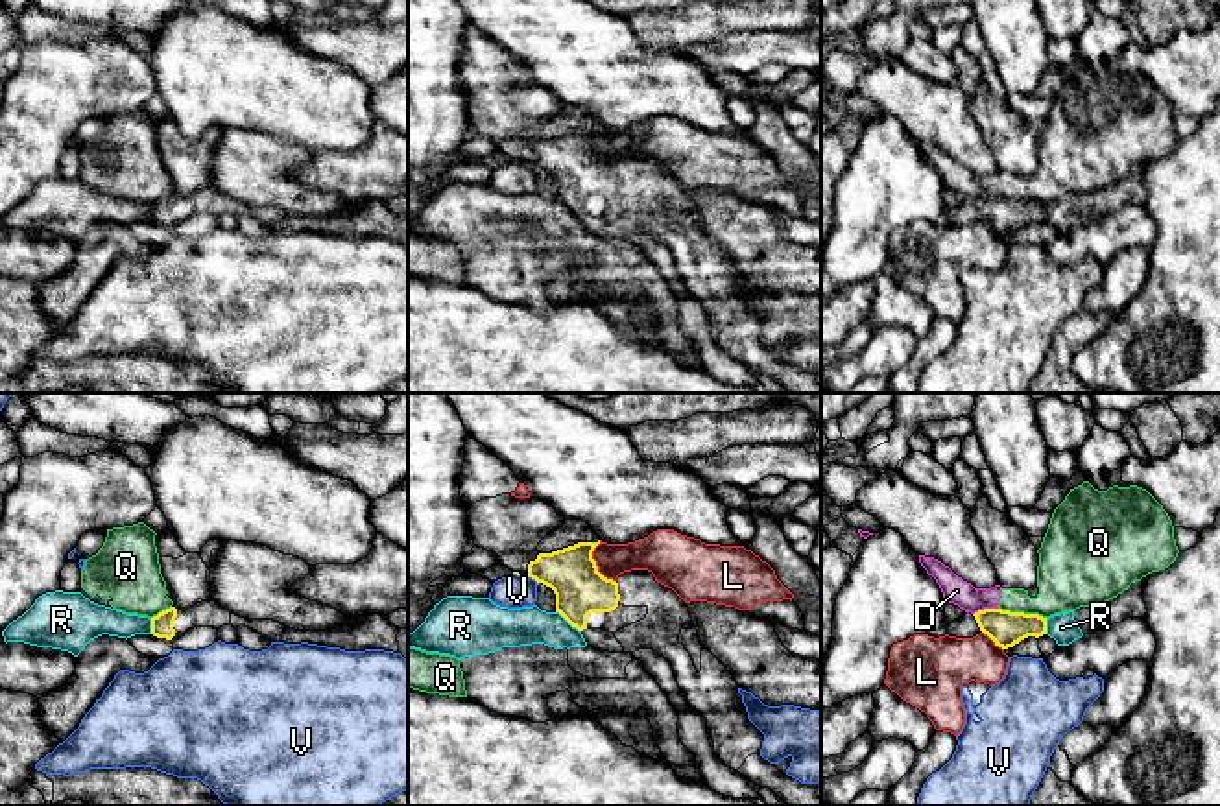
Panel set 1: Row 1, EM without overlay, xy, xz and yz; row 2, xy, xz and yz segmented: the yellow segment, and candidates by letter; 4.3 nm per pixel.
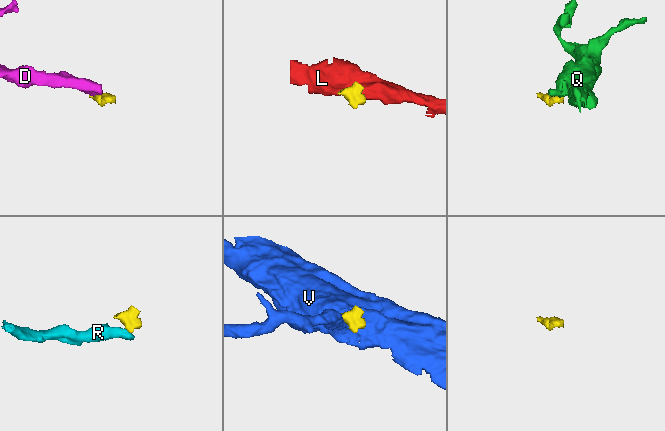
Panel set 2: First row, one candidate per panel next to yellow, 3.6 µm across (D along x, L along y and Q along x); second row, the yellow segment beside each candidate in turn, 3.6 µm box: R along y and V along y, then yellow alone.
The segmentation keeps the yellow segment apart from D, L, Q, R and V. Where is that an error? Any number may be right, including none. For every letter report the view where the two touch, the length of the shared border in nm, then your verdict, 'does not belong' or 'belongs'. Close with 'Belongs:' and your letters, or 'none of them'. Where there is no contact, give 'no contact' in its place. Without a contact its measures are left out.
D: meets yellow in yz; contact 120 nm long; does not belong
L: meets yellow in xz; contact 200 nm long; does not belong
Q: meets yellow in yz; contact 220 nm long; does not belong
R: meets yellow in xz; contact 140 nm long; does not belong
V: meets yellow in xz; contact 60 nm long; does not belong
Belongs: none of them

